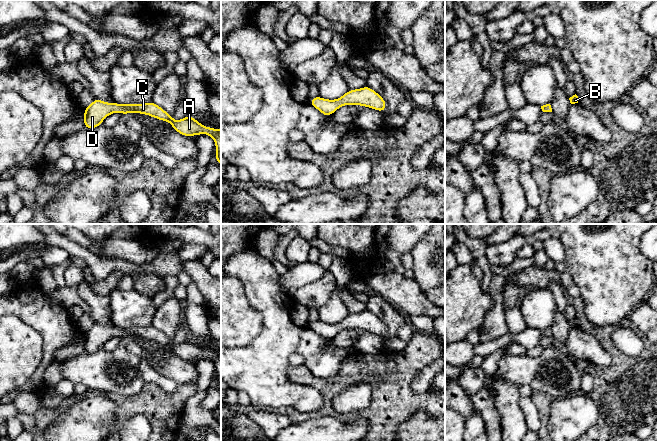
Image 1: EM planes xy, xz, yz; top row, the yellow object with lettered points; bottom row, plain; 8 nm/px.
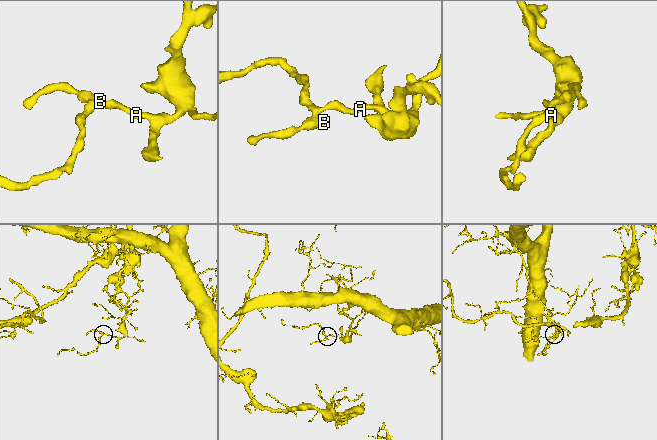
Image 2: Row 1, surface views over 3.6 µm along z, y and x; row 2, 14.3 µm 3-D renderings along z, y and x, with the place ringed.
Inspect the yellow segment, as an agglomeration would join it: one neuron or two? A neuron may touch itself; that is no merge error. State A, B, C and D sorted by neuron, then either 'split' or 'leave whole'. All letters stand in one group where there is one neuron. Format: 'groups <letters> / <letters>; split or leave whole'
groups A B C D; leave whole

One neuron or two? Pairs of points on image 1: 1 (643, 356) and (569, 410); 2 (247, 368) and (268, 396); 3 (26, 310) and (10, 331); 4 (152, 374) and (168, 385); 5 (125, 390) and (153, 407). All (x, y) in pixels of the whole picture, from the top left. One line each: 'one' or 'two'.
1: two
2: one
3: two
4: one
5: two

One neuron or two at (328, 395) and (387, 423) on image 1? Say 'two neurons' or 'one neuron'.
one neuron

